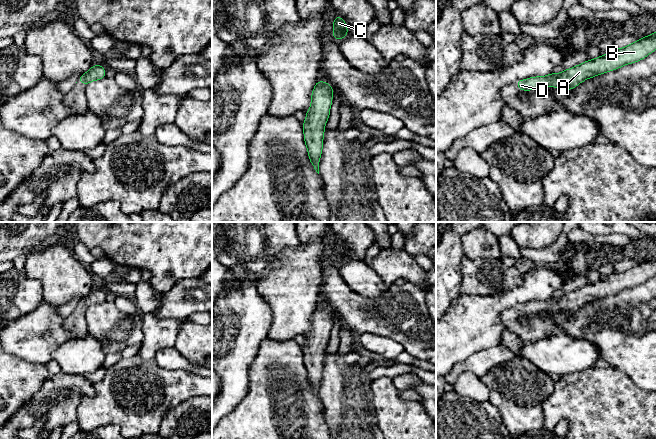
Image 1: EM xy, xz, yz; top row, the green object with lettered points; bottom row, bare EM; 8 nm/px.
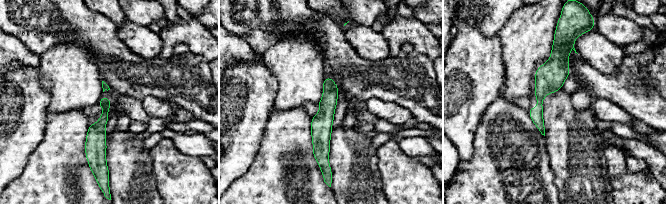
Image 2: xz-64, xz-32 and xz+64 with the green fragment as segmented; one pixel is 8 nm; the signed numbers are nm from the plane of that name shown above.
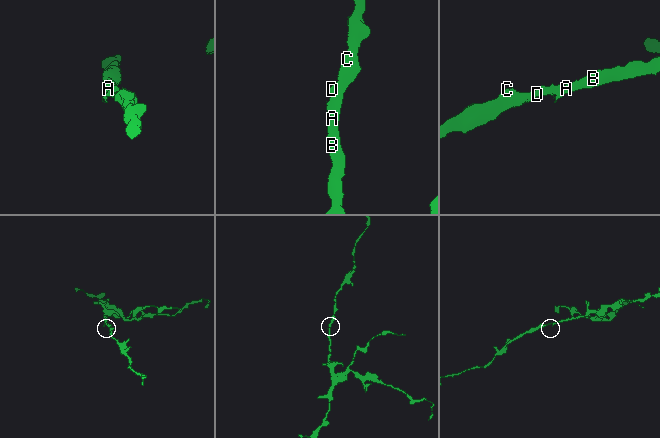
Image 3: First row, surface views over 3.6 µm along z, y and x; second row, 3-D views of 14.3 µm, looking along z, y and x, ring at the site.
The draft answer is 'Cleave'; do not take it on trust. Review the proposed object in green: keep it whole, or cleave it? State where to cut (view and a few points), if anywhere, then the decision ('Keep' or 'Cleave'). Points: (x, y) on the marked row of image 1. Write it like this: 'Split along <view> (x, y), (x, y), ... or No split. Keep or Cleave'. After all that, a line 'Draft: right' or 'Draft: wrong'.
No split. Keep
Draft: wrong

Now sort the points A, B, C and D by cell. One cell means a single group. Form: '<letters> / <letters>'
A B C D

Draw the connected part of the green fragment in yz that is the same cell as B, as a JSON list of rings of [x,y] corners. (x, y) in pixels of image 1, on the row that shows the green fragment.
[[[656,32],[645,36],[638,41],[620,49],[612,49],[604,56],[593,60],[587,60],[573,68],[569,68],[555,74],[551,72],[543,77],[530,77],[518,80],[515,85],[521,91],[531,91],[541,87],[553,87],[558,89],[572,90],[584,80],[616,70],[624,65],[643,60],[647,55],[656,50]]]

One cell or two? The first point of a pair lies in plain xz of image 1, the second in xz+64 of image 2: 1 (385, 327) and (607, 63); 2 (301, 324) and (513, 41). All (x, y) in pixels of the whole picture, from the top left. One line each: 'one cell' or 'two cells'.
1: two cells
2: one cell

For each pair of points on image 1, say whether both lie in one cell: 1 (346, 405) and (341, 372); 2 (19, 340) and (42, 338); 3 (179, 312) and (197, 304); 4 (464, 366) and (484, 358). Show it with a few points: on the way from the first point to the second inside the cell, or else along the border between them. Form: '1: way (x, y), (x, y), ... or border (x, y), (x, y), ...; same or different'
1: way (346, 397), (343, 380); same
2: way (25, 338), (36, 338); same
3: way (183, 308), (187, 304), (193, 304); same
4: way (469, 364), (479, 363); same

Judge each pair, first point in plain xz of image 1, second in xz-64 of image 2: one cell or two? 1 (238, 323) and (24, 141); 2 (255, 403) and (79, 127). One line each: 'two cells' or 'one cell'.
1: one cell
2: one cell

